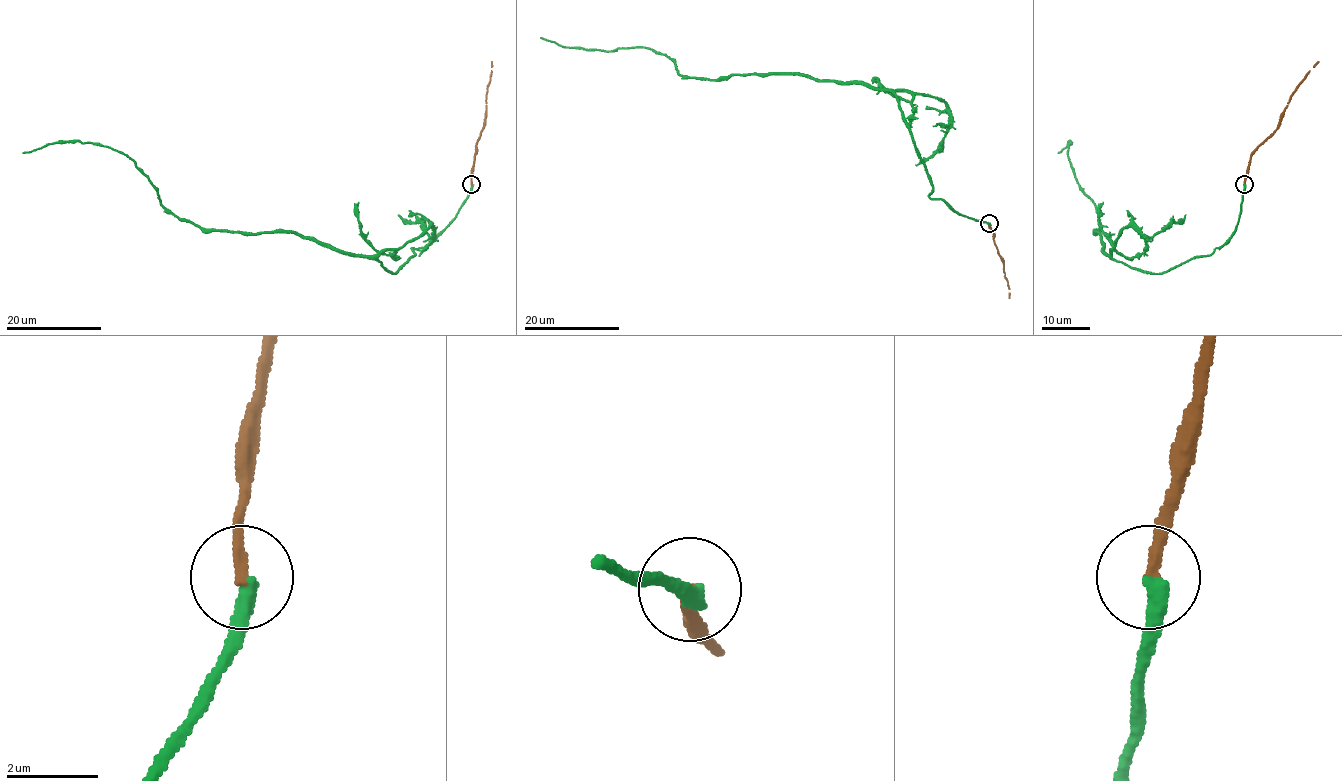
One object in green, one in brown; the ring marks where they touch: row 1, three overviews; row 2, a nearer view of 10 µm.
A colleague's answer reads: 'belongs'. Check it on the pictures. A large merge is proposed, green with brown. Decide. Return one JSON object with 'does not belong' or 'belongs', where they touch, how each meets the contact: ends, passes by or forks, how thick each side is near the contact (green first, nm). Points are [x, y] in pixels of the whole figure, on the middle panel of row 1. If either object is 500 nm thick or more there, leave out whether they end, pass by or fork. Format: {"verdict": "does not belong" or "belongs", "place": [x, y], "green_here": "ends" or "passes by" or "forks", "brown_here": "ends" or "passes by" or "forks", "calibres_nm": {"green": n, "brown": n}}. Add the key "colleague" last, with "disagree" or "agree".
{"verdict": "does not belong", "place": [989, 223], "green_here": "ends", "brown_here": "ends", "calibres_nm": {"green": 360, "brown": 240}, "colleague": "disagree"}

